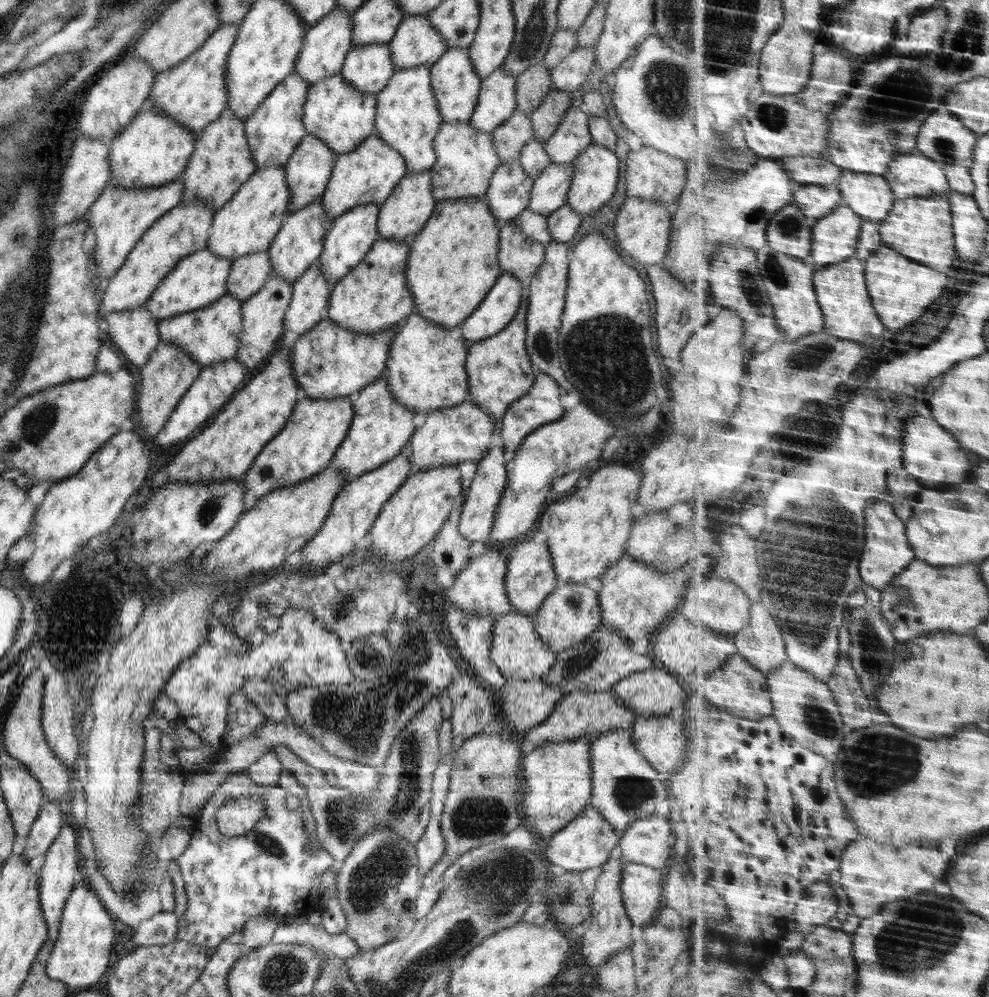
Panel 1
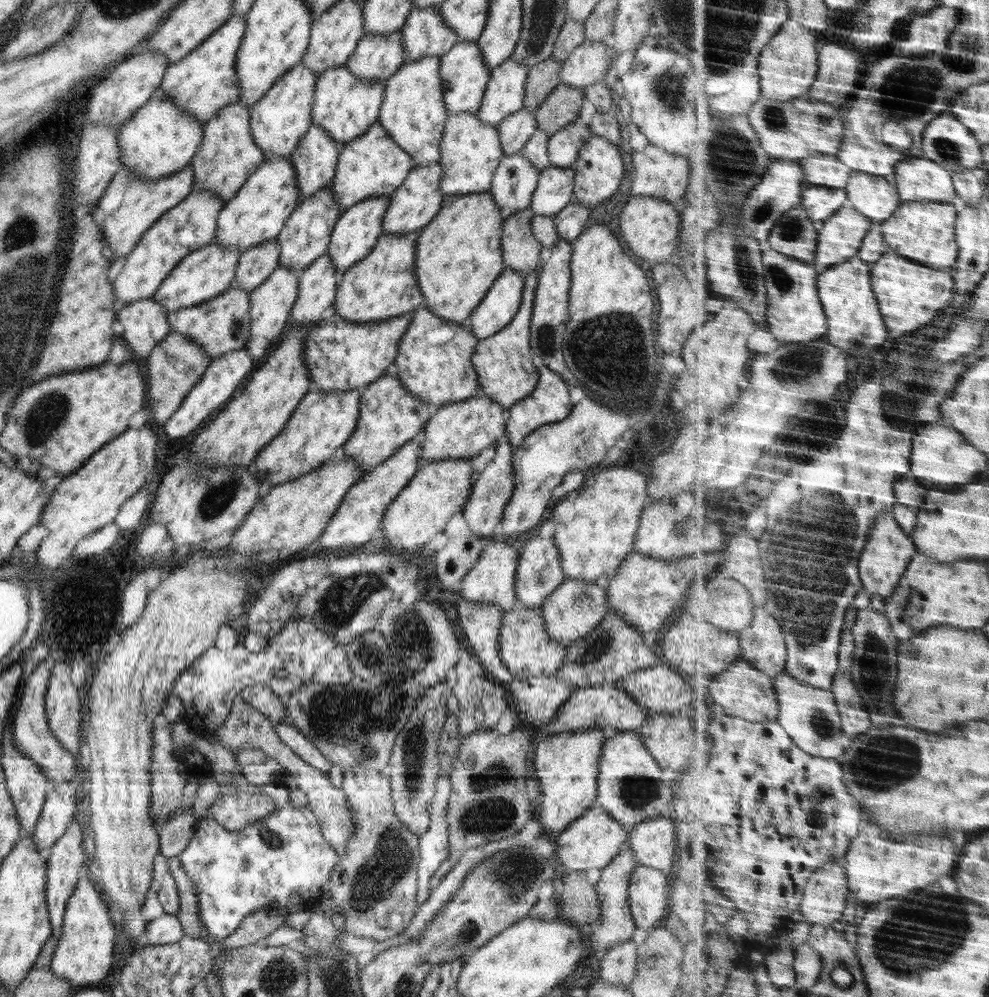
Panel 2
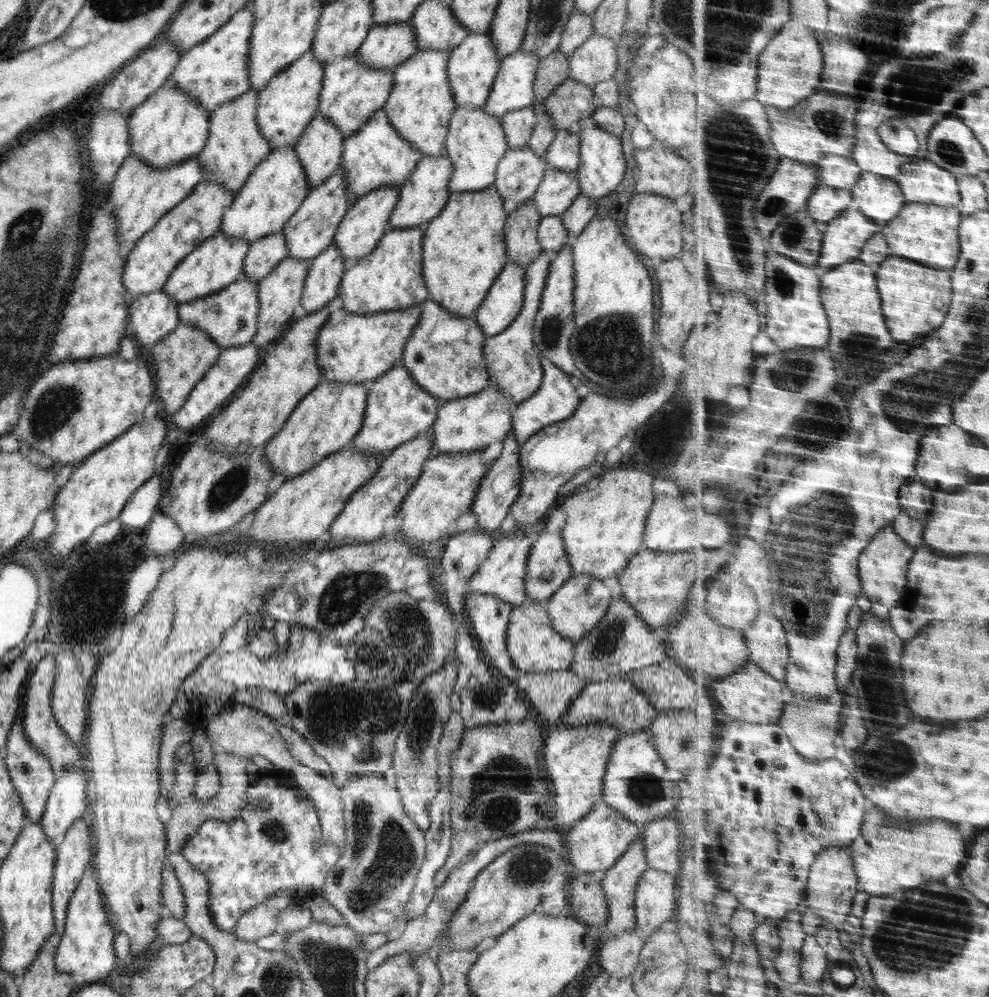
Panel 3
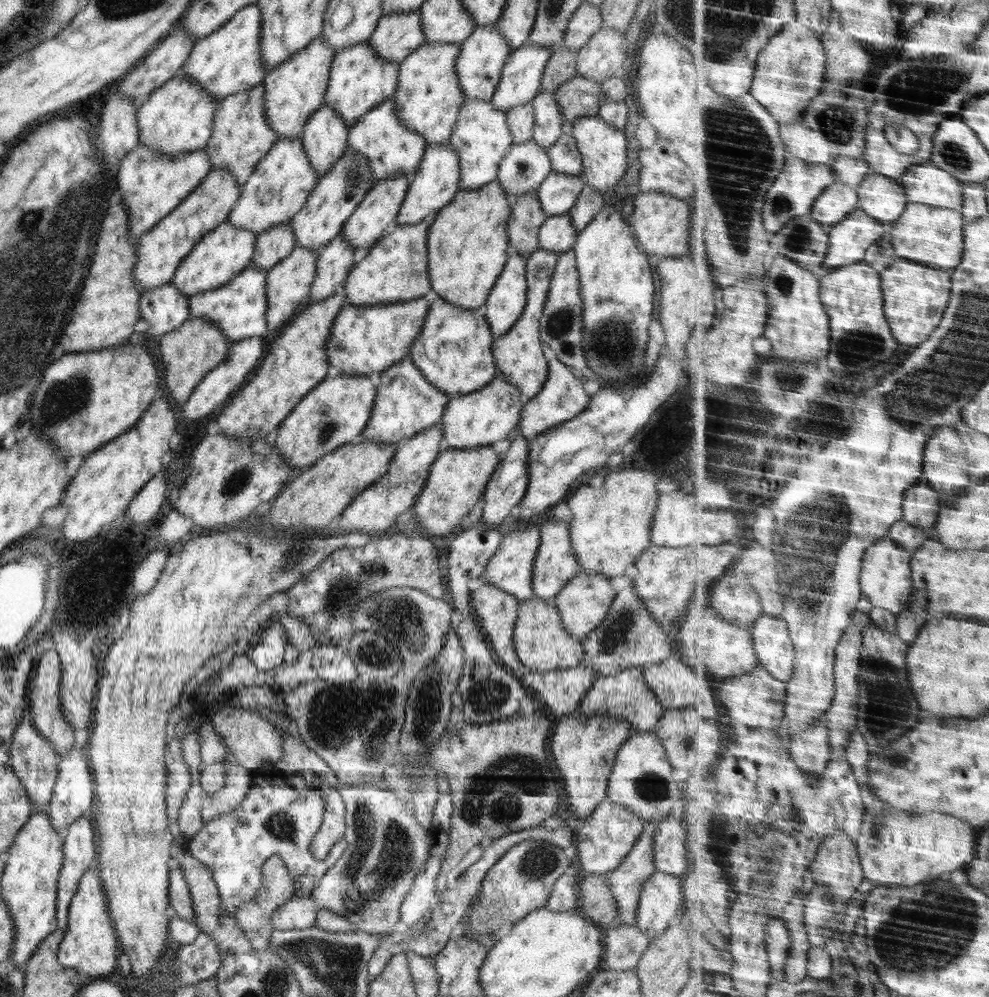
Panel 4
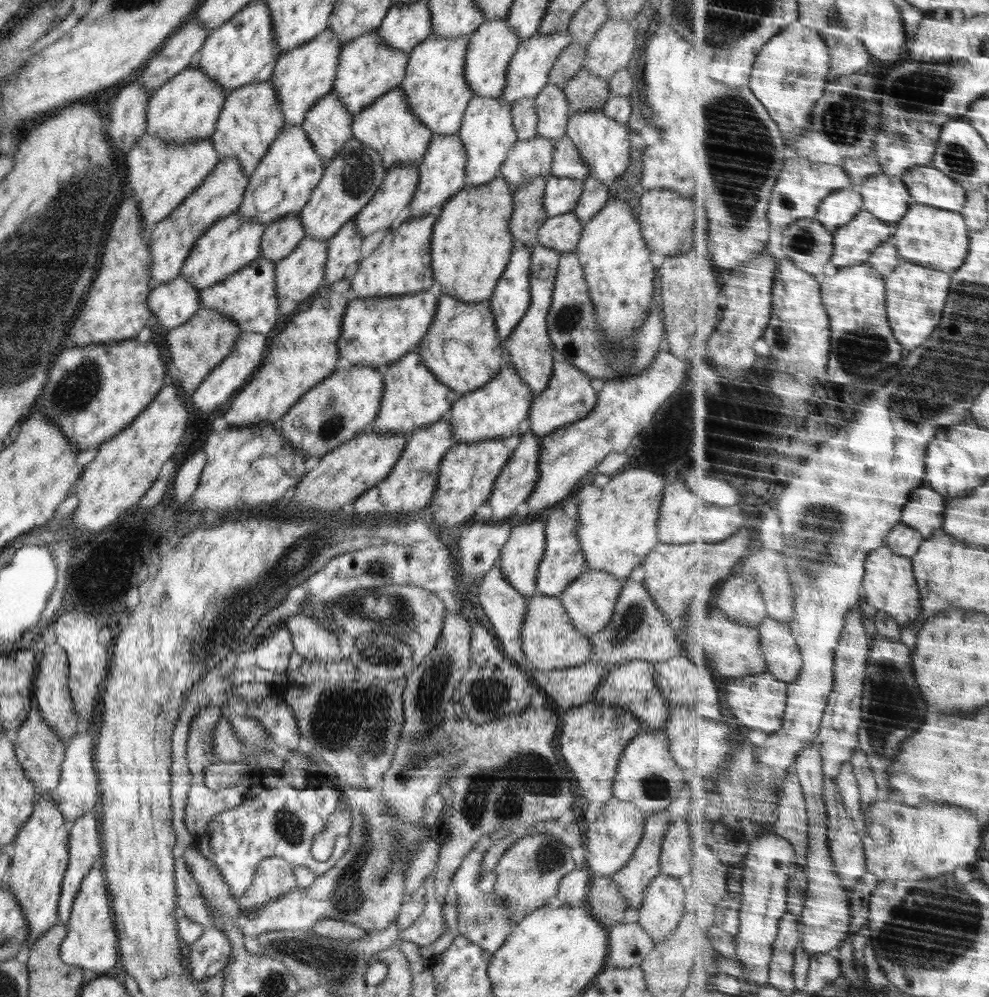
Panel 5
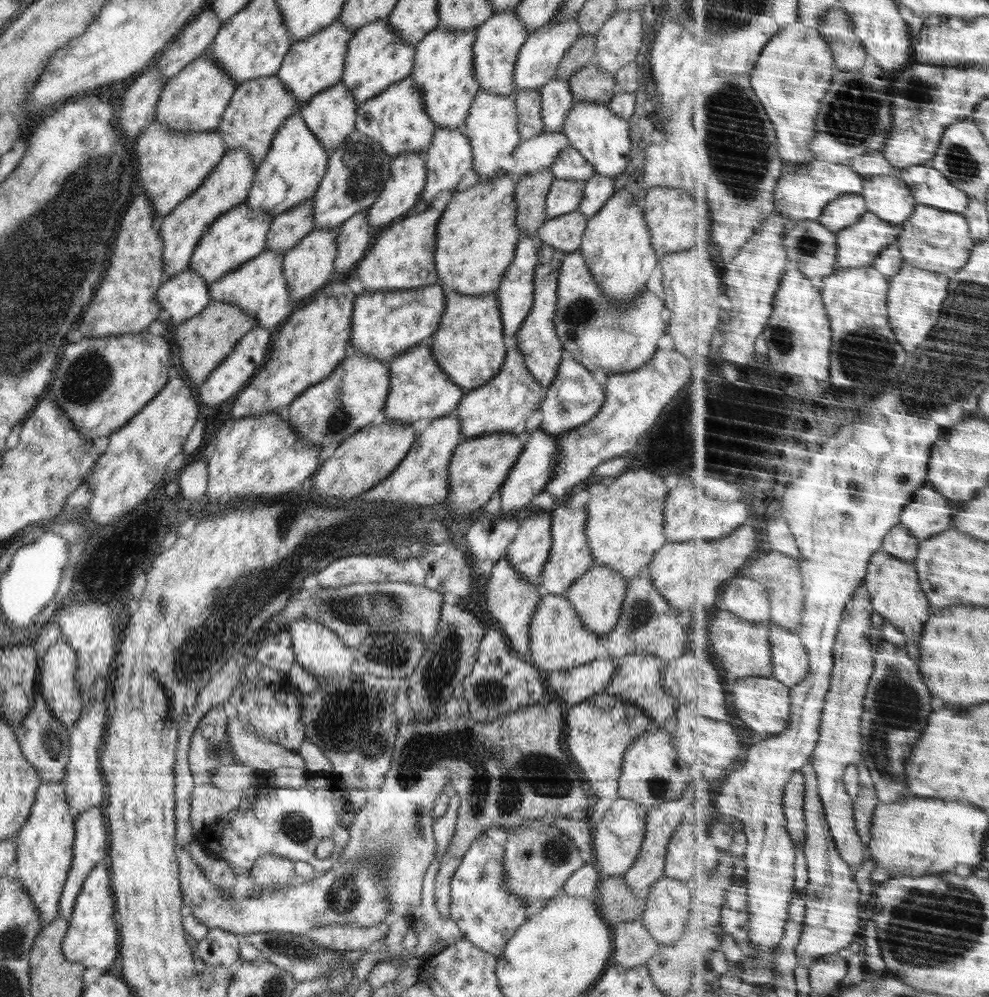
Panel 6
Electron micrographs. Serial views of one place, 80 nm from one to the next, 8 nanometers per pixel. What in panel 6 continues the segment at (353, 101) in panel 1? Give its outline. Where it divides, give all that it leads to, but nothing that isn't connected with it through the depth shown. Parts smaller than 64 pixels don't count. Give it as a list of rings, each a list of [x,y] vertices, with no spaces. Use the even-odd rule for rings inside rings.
[[[381,18],[361,26],[348,41],[341,82],[352,92],[359,106],[369,98],[386,91],[391,84],[409,76],[414,66],[414,55],[415,44],[402,40],[389,26],[387,18]]]

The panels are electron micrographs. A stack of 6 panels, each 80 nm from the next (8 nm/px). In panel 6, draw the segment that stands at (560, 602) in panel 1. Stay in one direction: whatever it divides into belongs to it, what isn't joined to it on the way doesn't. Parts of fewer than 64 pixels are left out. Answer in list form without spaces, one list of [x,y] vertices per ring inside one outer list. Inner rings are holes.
[[[592,564],[582,576],[579,576],[568,587],[564,595],[572,603],[580,621],[586,625],[586,631],[594,632],[596,636],[603,639],[604,636],[608,636],[608,632],[614,630],[616,622],[620,620],[621,604],[626,591],[627,581],[620,573],[608,567]]]

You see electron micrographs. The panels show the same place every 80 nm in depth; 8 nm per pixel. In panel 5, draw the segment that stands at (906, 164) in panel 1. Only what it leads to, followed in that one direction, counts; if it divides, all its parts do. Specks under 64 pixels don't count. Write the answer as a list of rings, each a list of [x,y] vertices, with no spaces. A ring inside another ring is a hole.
[[[932,165],[912,168],[902,179],[911,189],[915,203],[958,212],[968,204],[969,190]]]

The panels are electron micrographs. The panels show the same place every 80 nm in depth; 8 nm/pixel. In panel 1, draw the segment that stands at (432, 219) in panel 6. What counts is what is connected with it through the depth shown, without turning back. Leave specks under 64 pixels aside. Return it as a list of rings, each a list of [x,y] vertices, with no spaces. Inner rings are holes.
[[[381,237],[376,239],[360,265],[332,286],[327,317],[342,328],[360,334],[376,334],[404,322],[415,310],[406,281],[408,253],[409,239],[402,242]]]

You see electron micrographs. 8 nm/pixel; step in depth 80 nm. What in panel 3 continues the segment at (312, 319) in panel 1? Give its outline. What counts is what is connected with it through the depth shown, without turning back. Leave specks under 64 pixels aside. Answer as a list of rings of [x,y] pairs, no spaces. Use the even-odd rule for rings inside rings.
[[[334,242],[310,260],[308,276],[303,284],[301,306],[298,308],[299,315],[322,310],[340,294],[345,262]]]

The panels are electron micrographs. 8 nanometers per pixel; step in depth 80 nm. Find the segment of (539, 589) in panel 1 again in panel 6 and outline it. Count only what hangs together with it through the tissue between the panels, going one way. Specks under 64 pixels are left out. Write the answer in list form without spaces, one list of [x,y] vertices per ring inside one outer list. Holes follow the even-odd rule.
[[[555,505],[549,511],[551,513],[552,546],[539,582],[545,594],[564,595],[568,587],[594,564],[585,533],[587,512],[585,506],[569,509],[567,505]]]

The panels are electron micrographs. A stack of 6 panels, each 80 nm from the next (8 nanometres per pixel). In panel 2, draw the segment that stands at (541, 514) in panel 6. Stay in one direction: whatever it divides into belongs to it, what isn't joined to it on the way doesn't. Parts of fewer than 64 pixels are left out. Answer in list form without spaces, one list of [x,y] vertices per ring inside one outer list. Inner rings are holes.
[[[514,538],[509,541],[491,539],[476,564],[464,575],[459,590],[460,596],[468,598],[468,602],[485,602],[495,604],[502,611],[513,610],[519,604],[516,596],[515,578],[519,559],[518,550],[512,547]]]

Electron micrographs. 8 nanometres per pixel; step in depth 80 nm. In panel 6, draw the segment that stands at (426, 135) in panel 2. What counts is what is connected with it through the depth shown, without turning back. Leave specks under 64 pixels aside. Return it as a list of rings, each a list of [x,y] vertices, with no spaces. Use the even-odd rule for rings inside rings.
[[[438,26],[415,44],[414,66],[409,74],[417,84],[425,111],[437,127],[463,128],[472,99],[480,90],[473,70],[473,44],[477,27],[471,30],[448,30]]]

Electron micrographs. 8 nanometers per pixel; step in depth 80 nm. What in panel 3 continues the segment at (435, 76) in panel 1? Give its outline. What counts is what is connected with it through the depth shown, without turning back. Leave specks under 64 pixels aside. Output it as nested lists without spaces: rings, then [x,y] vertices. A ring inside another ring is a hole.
[[[470,33],[458,46],[451,49],[450,56],[447,60],[447,73],[453,99],[458,107],[481,108],[486,104],[492,83],[500,68],[501,60],[502,56],[497,54],[495,44],[487,33]]]

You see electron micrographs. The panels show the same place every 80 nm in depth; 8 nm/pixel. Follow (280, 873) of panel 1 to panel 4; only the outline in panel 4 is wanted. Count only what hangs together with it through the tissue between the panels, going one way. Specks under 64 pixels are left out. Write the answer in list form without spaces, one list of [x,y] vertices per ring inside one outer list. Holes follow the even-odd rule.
[[[272,771],[264,776],[256,776],[251,780],[248,792],[240,806],[230,812],[221,814],[218,818],[208,821],[195,835],[188,839],[186,844],[189,854],[212,872],[213,882],[218,888],[218,898],[221,907],[229,916],[234,917],[240,905],[254,899],[260,891],[263,883],[263,864],[278,855],[288,869],[289,875],[294,881],[300,876],[313,876],[319,880],[323,874],[342,856],[347,842],[343,839],[335,843],[327,855],[318,860],[309,850],[314,835],[319,831],[325,811],[325,800],[319,790],[304,787],[304,790],[296,790],[290,784],[285,784],[283,778]]]

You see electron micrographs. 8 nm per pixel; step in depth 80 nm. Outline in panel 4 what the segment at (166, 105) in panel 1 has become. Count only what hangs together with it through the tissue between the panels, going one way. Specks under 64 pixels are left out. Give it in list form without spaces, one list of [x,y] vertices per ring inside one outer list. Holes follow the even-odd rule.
[[[257,4],[241,8],[218,30],[197,40],[180,73],[195,80],[208,94],[219,100],[248,90],[263,82],[268,74],[261,58],[261,12]]]

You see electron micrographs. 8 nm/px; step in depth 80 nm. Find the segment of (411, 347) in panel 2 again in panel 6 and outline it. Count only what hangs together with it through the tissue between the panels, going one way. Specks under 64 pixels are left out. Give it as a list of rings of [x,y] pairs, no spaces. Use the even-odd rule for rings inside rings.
[[[444,286],[443,291],[445,296],[444,314],[441,316],[436,332],[433,332],[427,342],[433,349],[433,358],[445,374],[449,376],[449,379],[465,392],[471,391],[492,379],[502,368],[504,358],[506,358],[502,319],[499,306],[497,306],[497,296],[494,292],[481,294],[480,296],[466,296],[452,290],[452,288],[447,288],[447,286]]]

